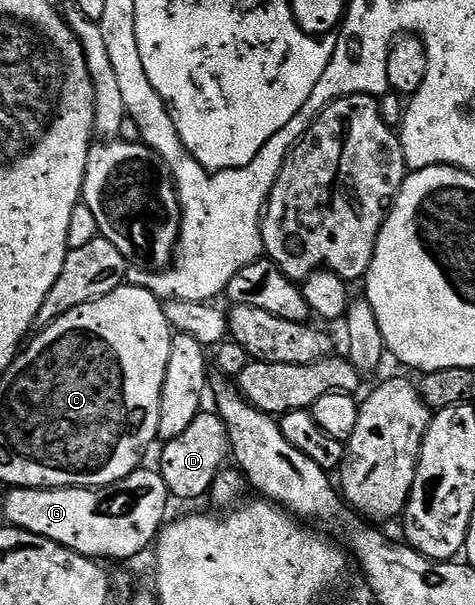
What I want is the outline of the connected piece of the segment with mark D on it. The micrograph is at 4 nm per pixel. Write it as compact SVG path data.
M201 410L198 418L194 418L194 422L190 422L190 426L182 435L173 440L163 441L162 447L164 449L160 452L158 471L166 482L169 497L176 499L177 496L180 500L196 500L199 496L207 497L212 491L214 478L218 478L218 474L224 471L230 460L228 431L222 422L222 418L212 410Z

